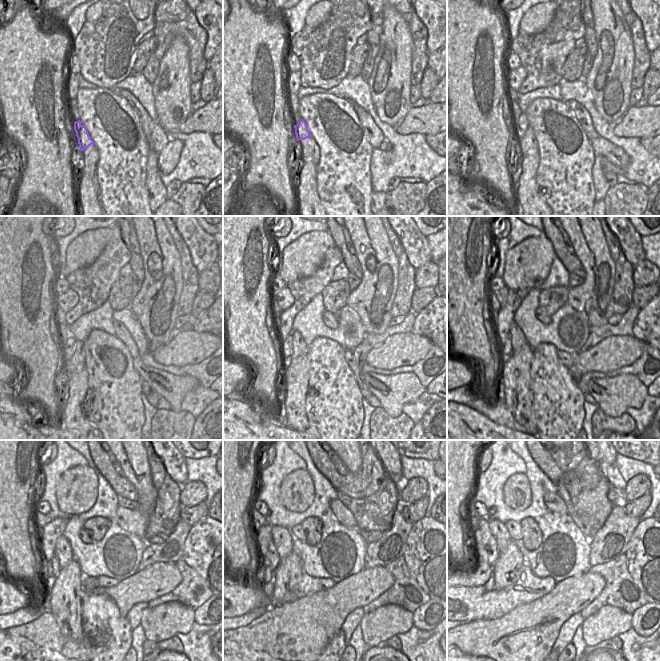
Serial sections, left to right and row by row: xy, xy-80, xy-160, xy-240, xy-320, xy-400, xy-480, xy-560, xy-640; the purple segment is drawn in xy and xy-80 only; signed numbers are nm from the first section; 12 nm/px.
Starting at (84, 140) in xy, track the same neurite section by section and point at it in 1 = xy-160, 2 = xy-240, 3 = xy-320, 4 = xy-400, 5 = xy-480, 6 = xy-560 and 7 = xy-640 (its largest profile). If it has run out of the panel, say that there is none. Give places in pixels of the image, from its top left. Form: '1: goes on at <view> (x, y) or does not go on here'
1: goes on at xy-160 (520, 127)
2: goes on at xy-240 (68, 350)
3: goes on at xy-320 (286, 340)
4: goes on at xy-400 (505, 342)
5: goes on at xy-480 (51, 568)
6: goes on at xy-560 (272, 559)
7: goes on at xy-640 (481, 538)

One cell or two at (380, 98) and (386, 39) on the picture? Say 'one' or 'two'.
one

